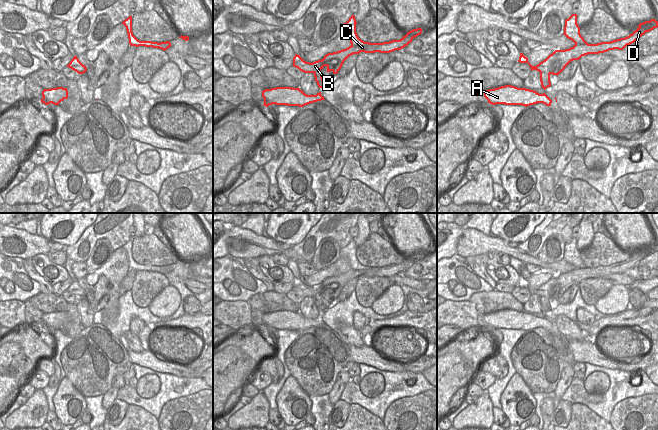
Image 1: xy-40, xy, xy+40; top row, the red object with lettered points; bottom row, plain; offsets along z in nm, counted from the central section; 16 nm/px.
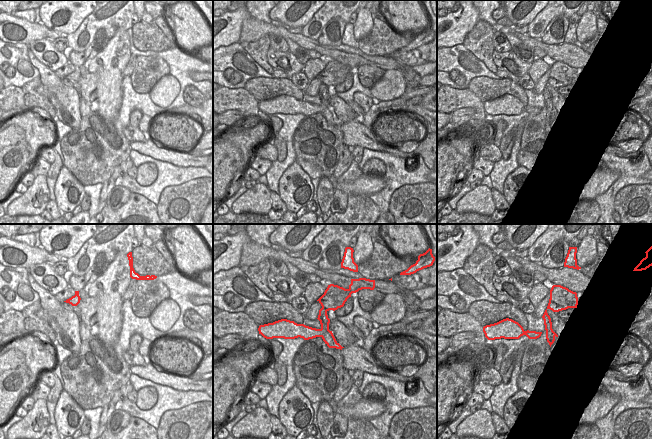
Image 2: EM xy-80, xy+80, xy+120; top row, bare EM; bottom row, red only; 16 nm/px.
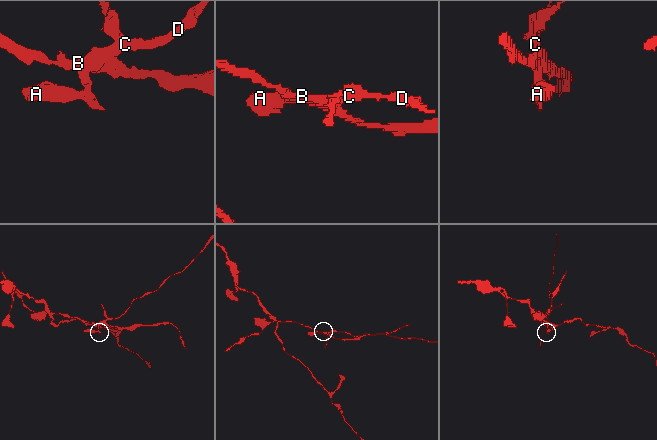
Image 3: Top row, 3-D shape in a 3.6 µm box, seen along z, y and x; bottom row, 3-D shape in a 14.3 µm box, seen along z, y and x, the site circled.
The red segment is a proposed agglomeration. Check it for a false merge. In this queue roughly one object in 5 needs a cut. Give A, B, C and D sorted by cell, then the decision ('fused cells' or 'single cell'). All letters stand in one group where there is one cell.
A B C / D; fused cells

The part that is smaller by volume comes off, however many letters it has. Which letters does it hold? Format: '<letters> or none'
D

